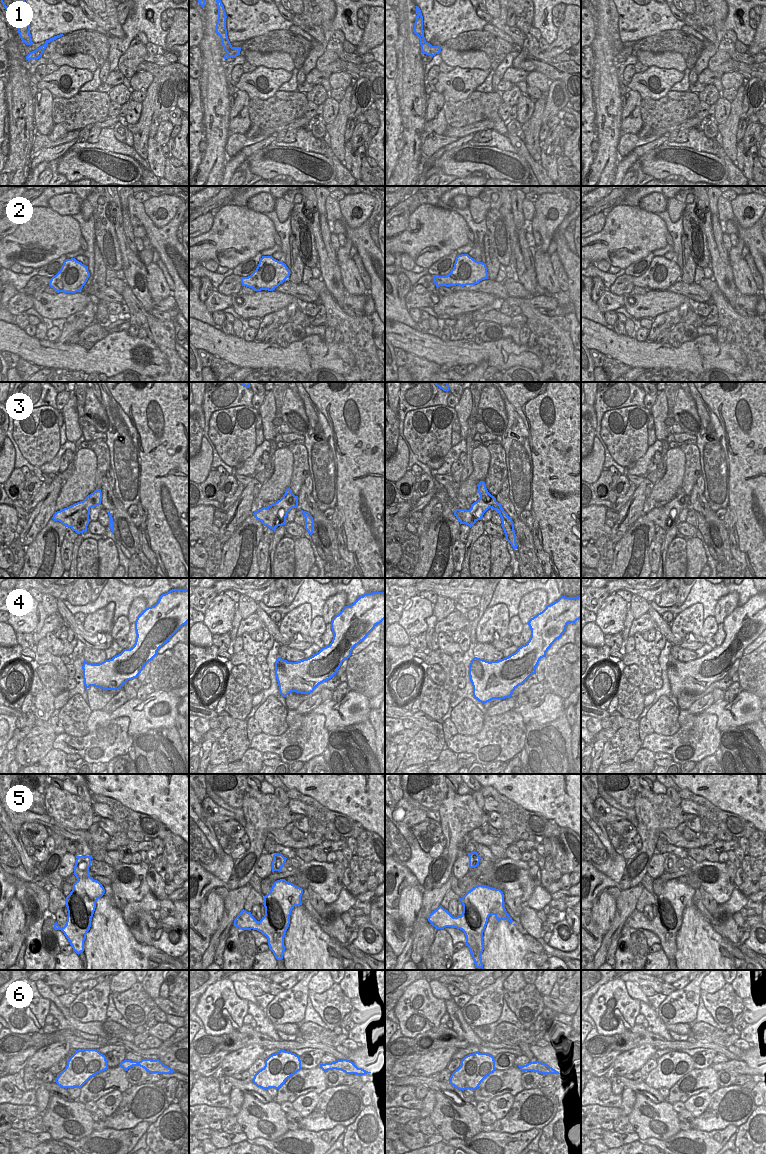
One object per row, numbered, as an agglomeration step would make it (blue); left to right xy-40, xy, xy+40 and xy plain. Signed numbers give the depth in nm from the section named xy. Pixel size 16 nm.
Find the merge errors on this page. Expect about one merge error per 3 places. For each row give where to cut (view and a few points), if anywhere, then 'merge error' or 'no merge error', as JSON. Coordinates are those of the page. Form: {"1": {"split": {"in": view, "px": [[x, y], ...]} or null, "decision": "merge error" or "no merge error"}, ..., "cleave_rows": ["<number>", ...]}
{"1": {"split": {"in": "xy", "px": [[233, 47], [227, 52]]}, "decision": "merge error"}, "2": {"split": null, "decision": "no merge error"}, "3": {"split": {"in": "xy+40", "px": [[480, 496], [492, 506]]}, "decision": "merge error"}, "4": {"split": null, "decision": "no merge error"}, "5": {"split": null, "decision": "no merge error"}, "6": {"split": null, "decision": "no merge error"}, "cleave_rows": ["1", "3"]}

